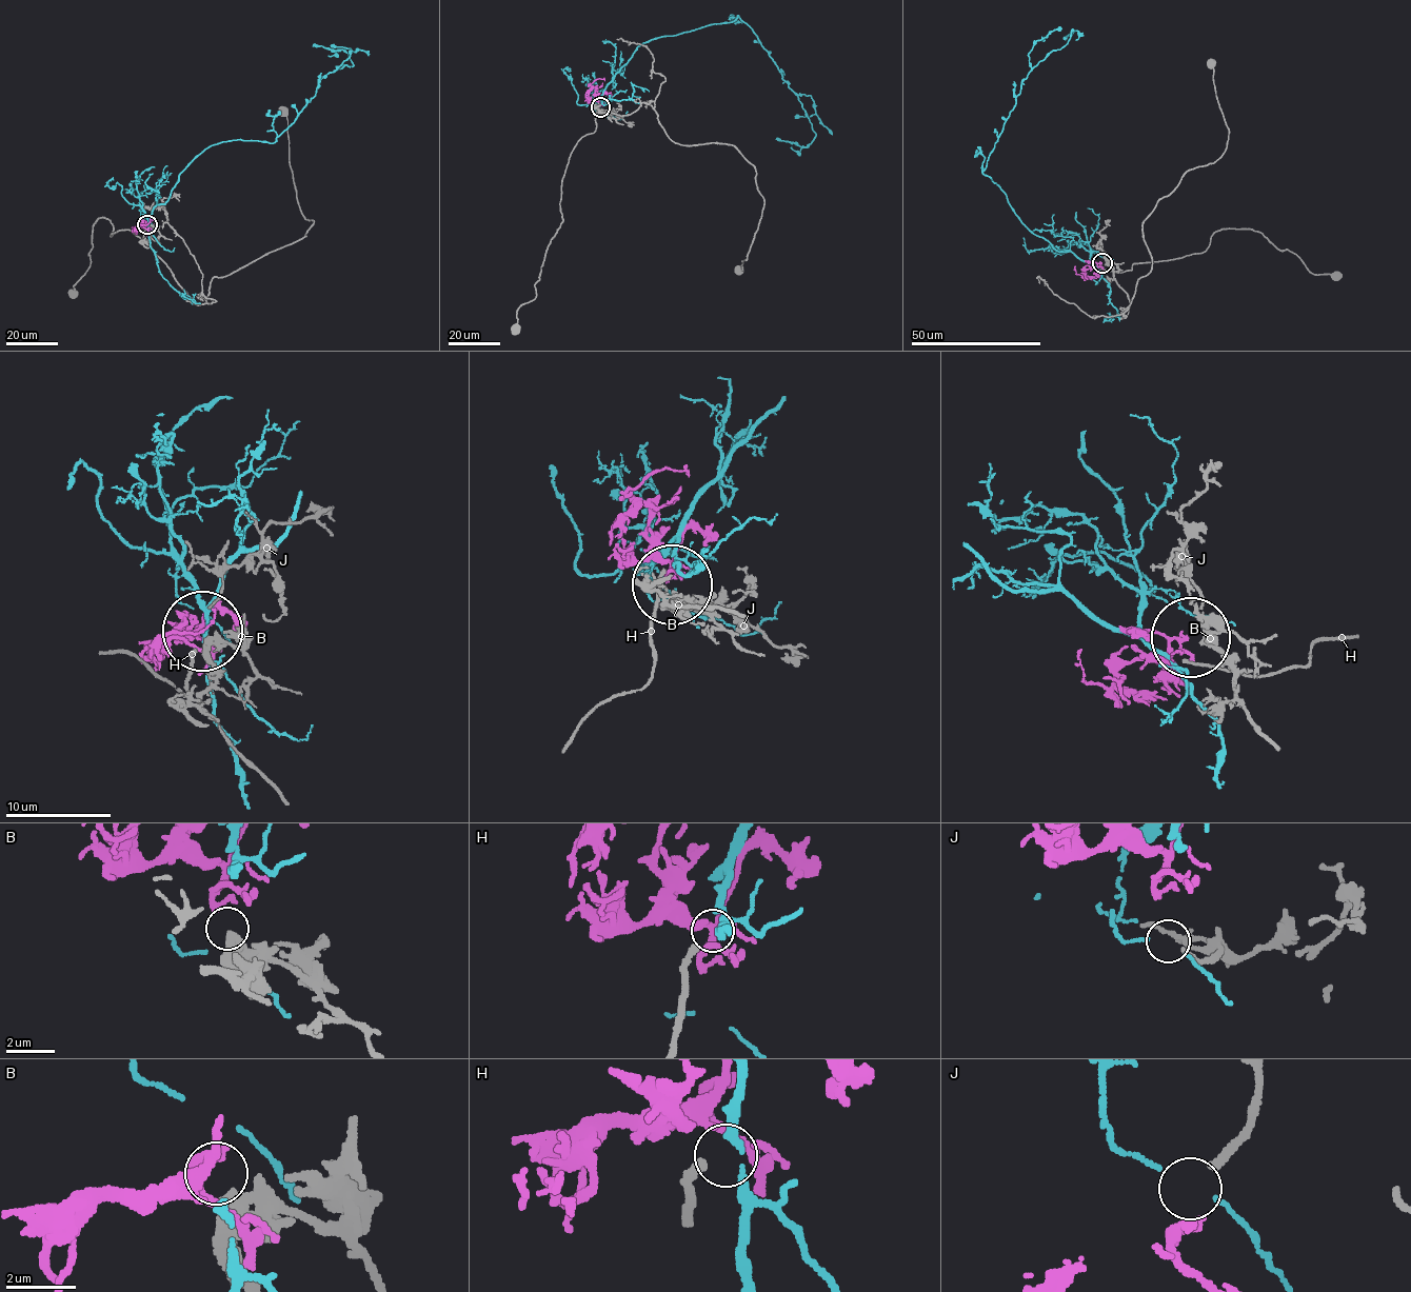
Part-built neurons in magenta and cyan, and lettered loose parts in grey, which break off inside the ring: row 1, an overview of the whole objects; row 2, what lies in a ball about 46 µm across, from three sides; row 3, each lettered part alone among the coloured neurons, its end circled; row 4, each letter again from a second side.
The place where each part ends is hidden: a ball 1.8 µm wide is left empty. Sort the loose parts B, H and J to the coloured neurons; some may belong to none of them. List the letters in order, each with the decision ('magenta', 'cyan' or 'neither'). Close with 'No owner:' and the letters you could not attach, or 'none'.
B: magenta
H: cyan
J: neither
No owner: J

